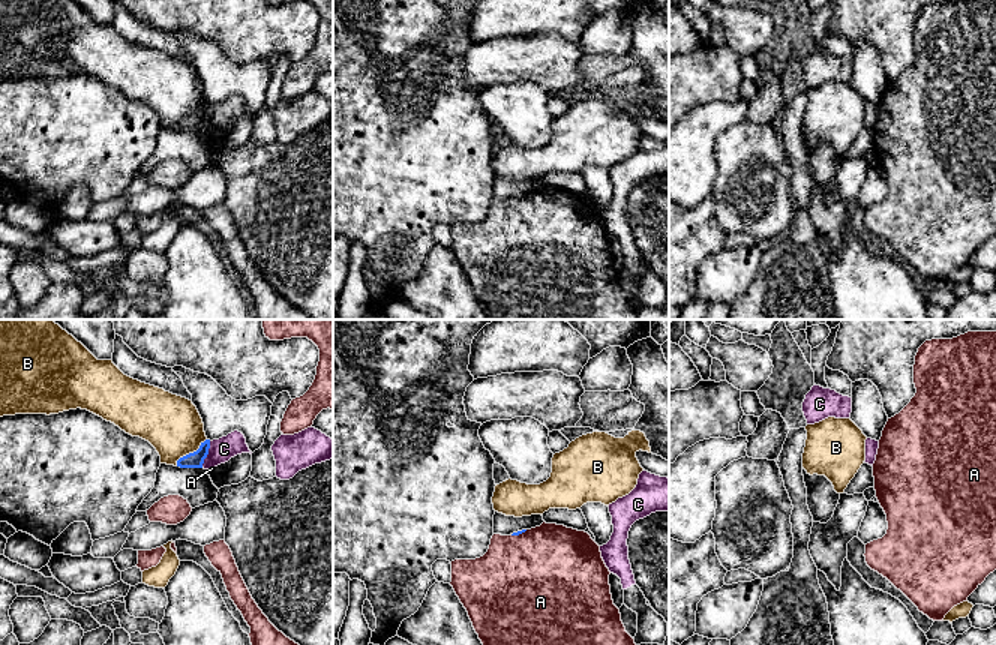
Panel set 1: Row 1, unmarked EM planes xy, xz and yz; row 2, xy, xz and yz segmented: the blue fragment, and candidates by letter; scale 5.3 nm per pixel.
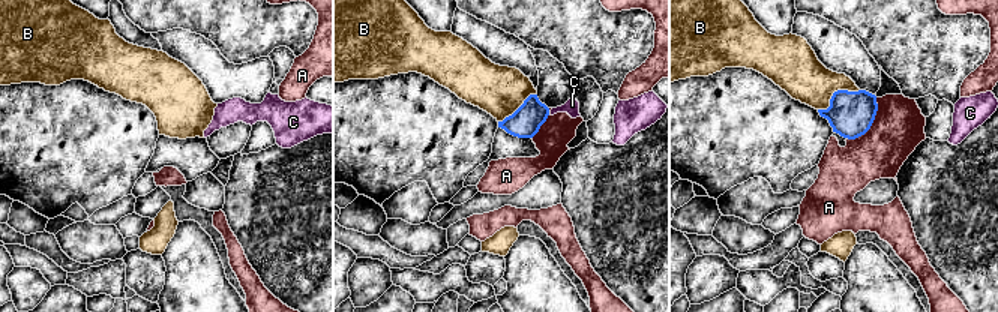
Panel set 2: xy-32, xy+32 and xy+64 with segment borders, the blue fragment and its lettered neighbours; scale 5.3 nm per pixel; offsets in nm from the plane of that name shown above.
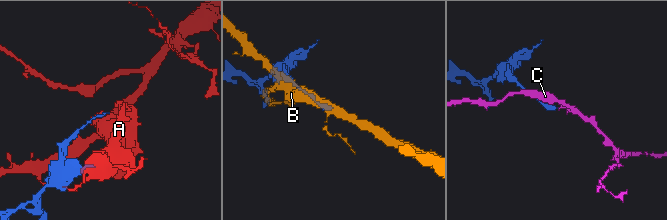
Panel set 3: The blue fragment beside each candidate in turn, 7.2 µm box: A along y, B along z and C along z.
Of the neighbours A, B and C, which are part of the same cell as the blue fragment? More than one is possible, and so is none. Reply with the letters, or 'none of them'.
none of them

